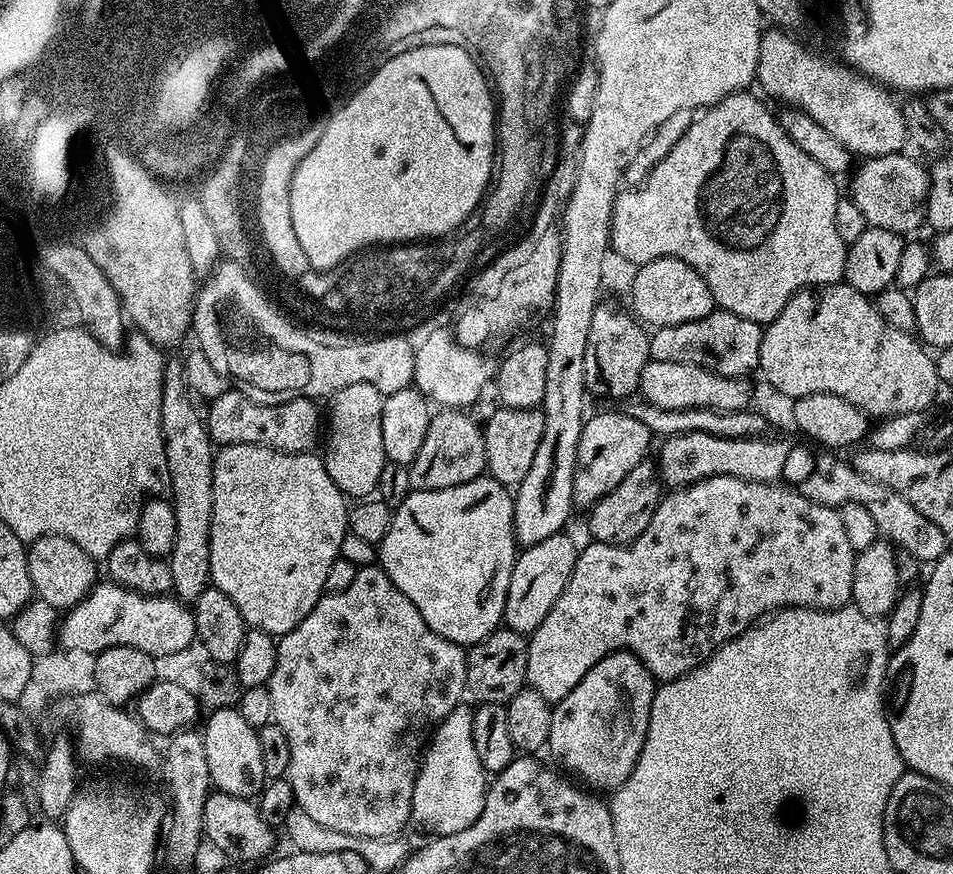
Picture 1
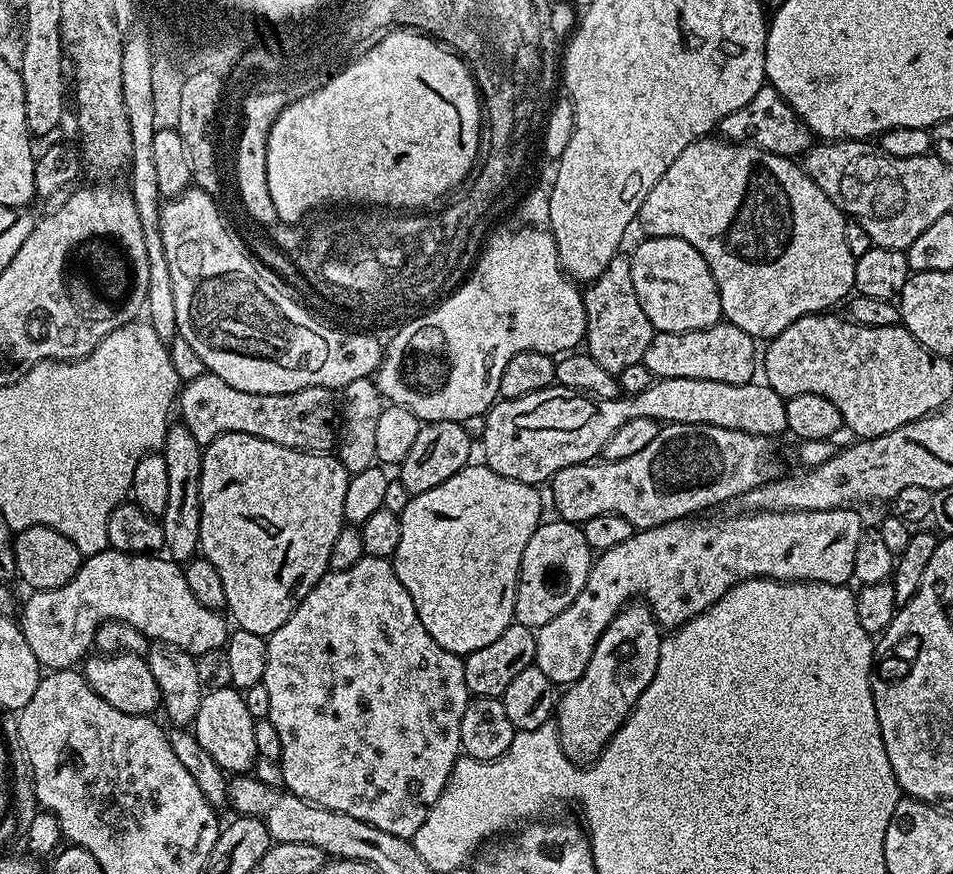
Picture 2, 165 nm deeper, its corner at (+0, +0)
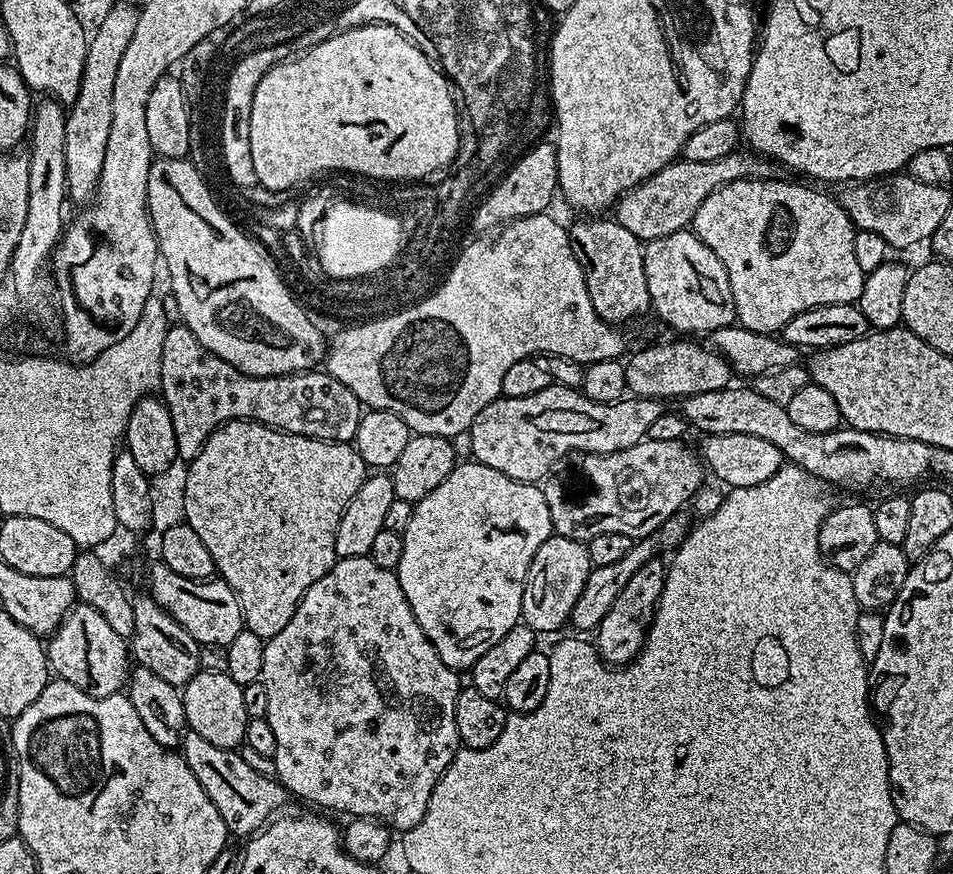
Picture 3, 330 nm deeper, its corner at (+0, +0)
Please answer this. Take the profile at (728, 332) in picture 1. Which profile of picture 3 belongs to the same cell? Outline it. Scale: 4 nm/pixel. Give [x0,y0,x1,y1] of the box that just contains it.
[624,338,734,402]

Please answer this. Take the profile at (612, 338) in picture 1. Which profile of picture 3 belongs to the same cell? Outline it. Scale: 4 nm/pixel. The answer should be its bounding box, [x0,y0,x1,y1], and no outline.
[568,218,650,326]

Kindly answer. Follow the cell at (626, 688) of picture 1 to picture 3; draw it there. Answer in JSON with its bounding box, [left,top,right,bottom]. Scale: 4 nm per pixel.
[594,558,666,666]

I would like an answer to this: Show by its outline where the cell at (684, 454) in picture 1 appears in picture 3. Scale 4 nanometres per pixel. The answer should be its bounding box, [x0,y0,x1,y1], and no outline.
[542,438,706,542]

